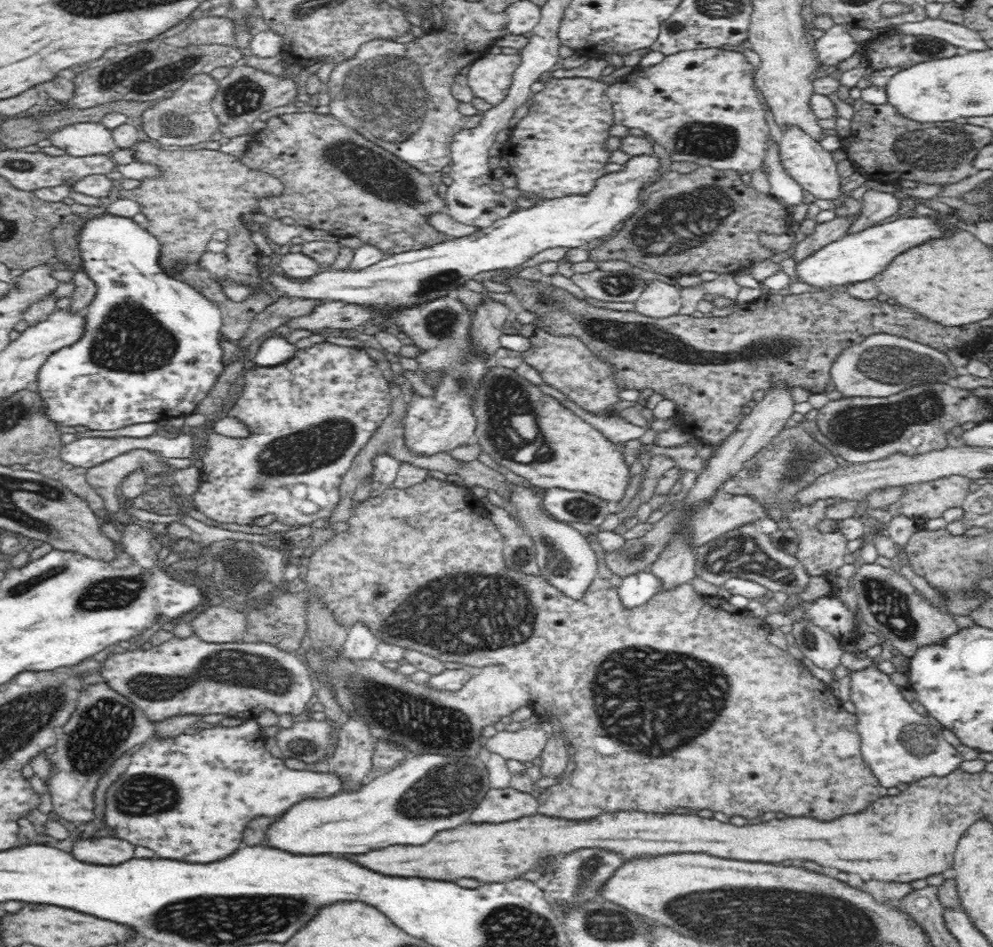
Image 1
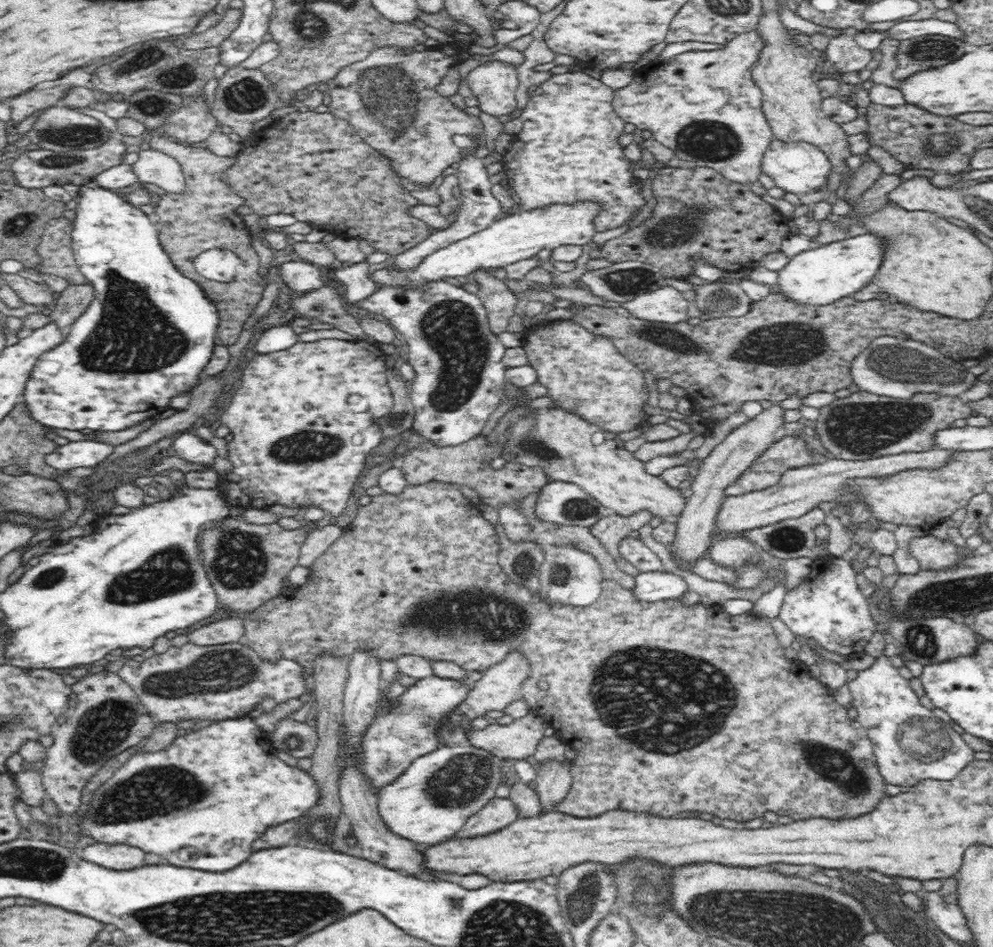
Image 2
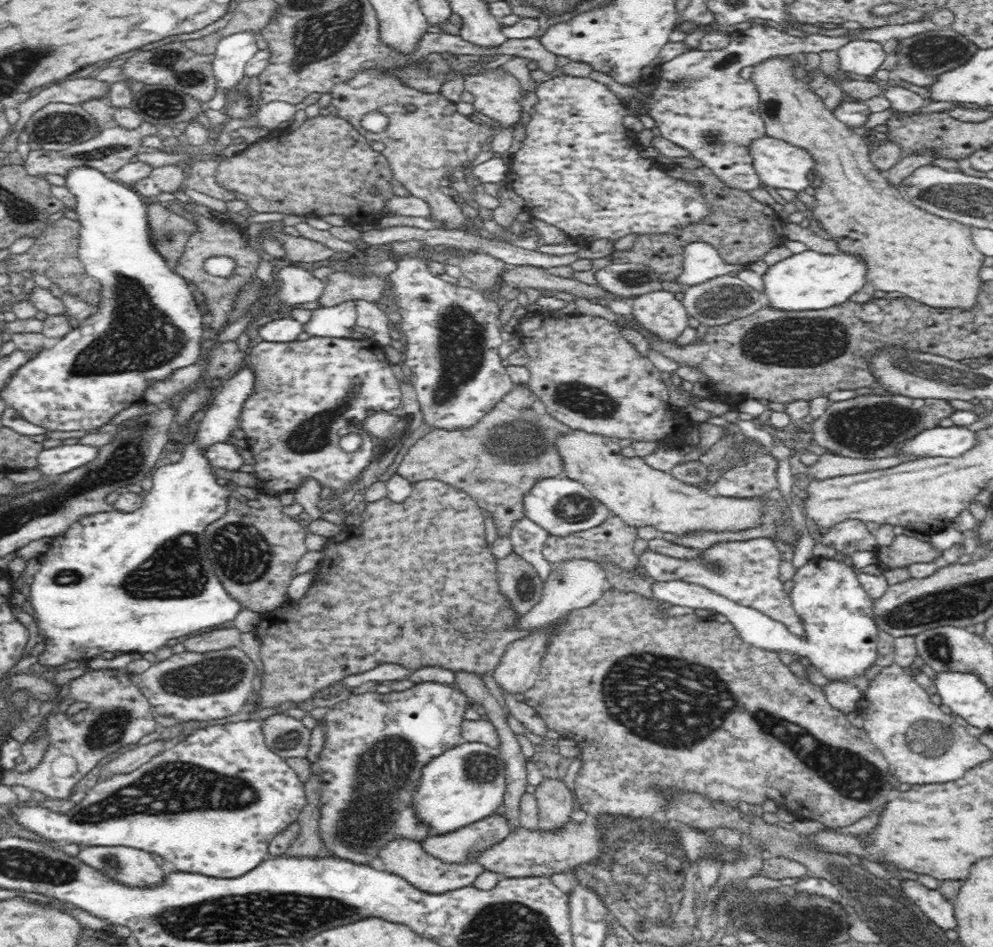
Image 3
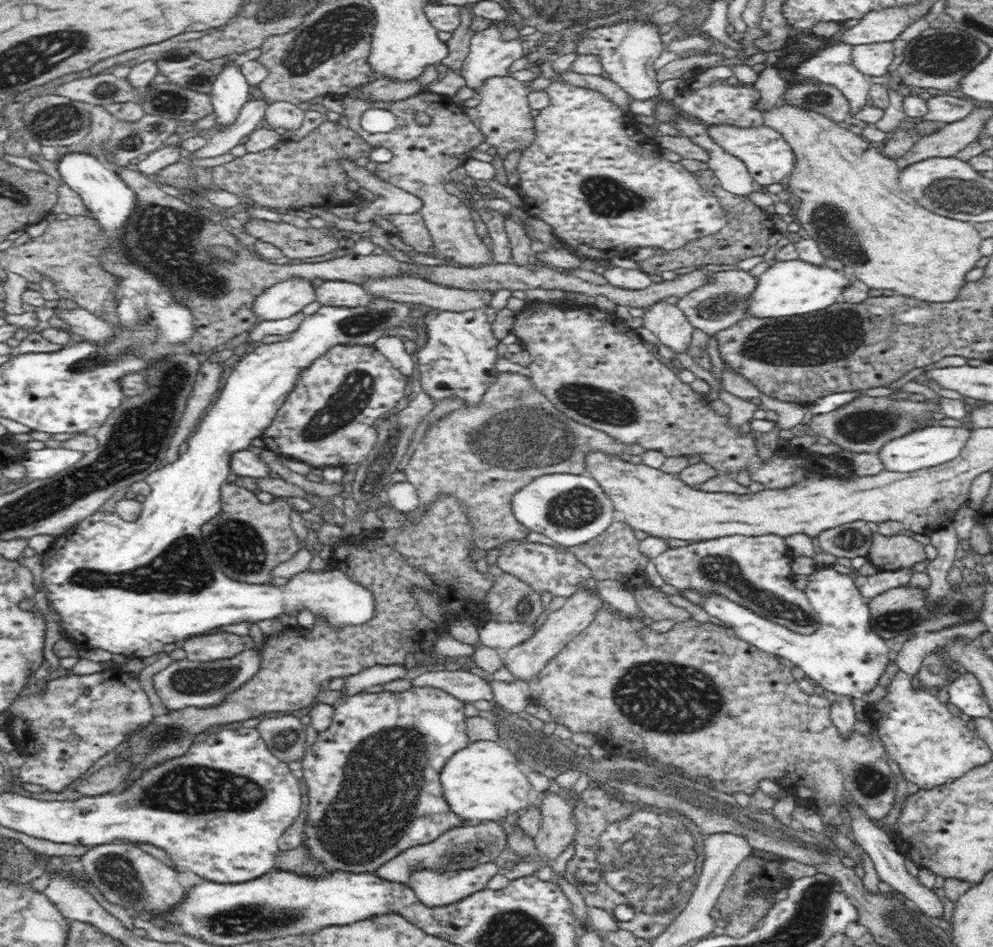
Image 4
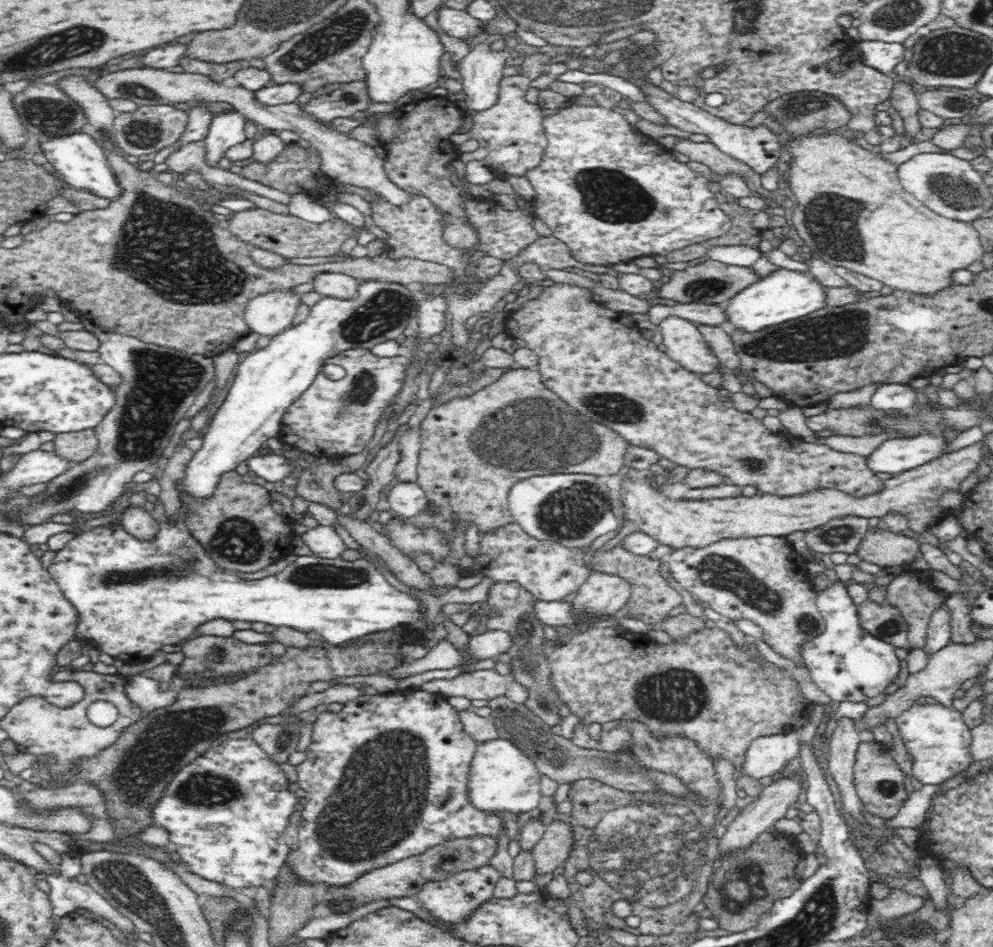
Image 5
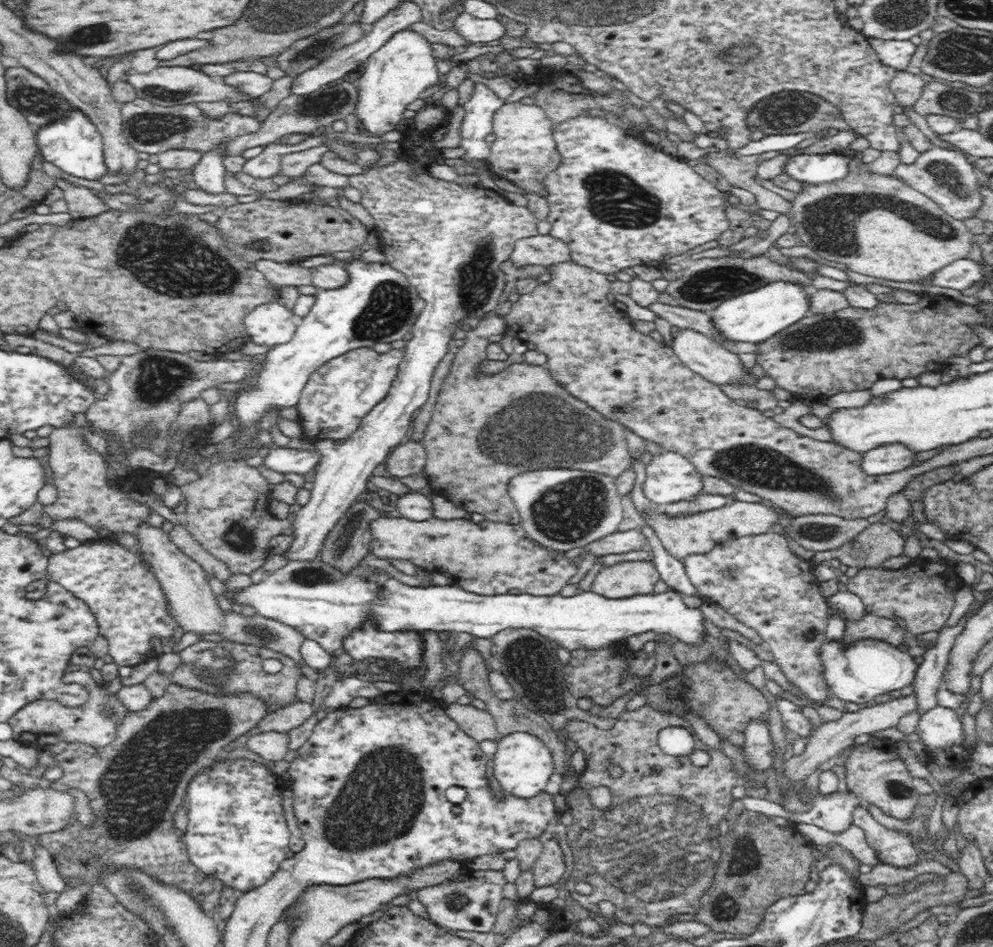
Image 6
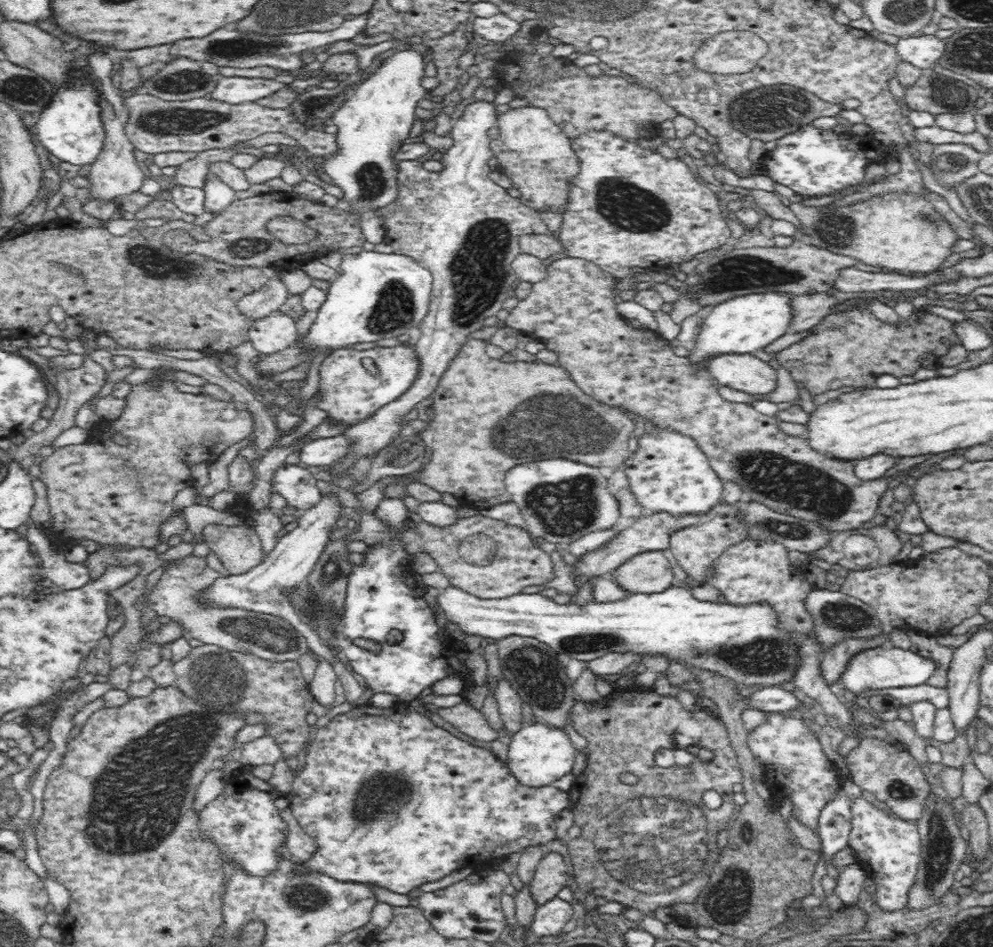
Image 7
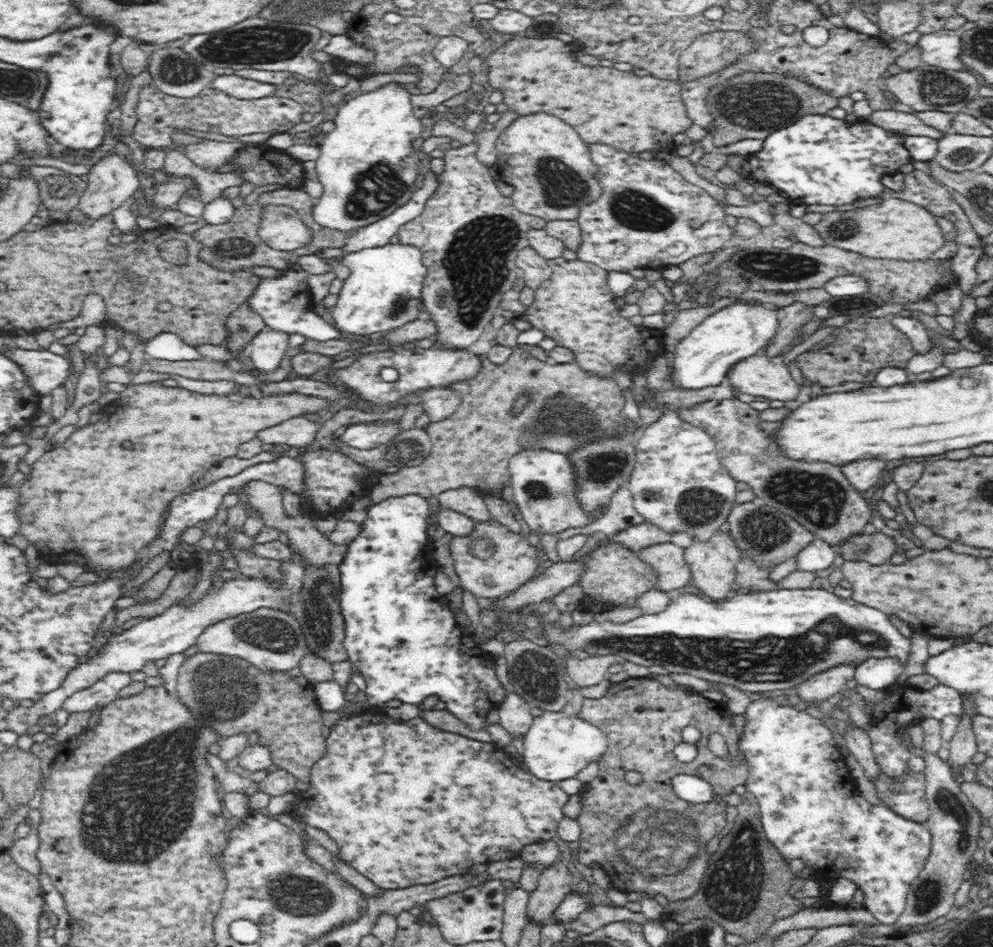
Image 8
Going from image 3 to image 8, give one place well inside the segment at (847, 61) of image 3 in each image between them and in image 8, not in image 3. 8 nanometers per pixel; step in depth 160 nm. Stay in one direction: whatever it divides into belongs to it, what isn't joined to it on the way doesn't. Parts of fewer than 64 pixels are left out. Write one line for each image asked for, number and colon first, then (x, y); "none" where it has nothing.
4: (872, 59)
5: (883, 56)
6: (896, 53)
7: (924, 52)
8: (943, 48)

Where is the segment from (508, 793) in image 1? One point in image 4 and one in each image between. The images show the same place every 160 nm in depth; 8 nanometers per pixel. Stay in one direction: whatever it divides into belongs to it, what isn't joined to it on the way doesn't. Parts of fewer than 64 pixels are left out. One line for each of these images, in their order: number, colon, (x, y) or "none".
2: (497, 814)
3: (460, 847)
4: (460, 848)

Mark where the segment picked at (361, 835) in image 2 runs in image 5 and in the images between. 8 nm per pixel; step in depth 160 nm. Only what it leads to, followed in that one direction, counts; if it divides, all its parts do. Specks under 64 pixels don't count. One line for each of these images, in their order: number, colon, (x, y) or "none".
3: (407, 859)
4: (435, 890)
5: (453, 900)

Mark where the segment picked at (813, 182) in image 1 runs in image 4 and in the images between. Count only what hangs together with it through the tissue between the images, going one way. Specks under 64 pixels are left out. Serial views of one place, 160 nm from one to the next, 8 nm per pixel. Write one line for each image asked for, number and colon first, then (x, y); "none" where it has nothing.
2: (799, 167)
3: (779, 164)
4: (768, 157)

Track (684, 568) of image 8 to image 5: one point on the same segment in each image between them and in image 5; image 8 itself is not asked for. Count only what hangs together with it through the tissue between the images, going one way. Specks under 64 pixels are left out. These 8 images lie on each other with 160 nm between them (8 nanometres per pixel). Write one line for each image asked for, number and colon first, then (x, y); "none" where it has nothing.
5: (603, 593)
6: (627, 578)
7: (648, 572)

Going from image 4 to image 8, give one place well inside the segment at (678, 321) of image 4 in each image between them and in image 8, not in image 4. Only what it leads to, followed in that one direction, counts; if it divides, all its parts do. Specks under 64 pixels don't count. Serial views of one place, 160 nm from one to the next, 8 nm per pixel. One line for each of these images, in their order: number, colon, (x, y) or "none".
5: (684, 344)
6: (711, 360)
7: (746, 373)
8: (767, 378)

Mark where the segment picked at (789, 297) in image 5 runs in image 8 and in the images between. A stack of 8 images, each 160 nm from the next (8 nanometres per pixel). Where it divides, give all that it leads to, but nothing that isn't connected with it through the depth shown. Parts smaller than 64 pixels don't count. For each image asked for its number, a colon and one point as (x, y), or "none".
6: (754, 317)
7: (742, 325)
8: (704, 358)

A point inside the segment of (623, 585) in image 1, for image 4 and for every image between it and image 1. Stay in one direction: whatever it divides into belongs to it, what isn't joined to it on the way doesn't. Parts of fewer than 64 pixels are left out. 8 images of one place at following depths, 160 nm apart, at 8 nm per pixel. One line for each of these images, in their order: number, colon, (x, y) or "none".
2: (649, 586)
3: (840, 636)
4: (845, 656)

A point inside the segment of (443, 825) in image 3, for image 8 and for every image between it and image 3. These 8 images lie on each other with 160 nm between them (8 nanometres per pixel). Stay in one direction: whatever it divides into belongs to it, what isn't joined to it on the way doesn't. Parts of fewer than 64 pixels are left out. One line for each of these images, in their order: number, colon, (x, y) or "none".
4: (485, 781)
5: (503, 777)
6: (523, 763)
7: (539, 754)
8: (558, 746)

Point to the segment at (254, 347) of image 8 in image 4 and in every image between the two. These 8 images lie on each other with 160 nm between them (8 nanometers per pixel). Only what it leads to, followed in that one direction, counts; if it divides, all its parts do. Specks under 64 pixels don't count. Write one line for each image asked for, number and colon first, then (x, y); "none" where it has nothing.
4: (282, 300)
5: (268, 314)
6: (269, 324)
7: (269, 335)

